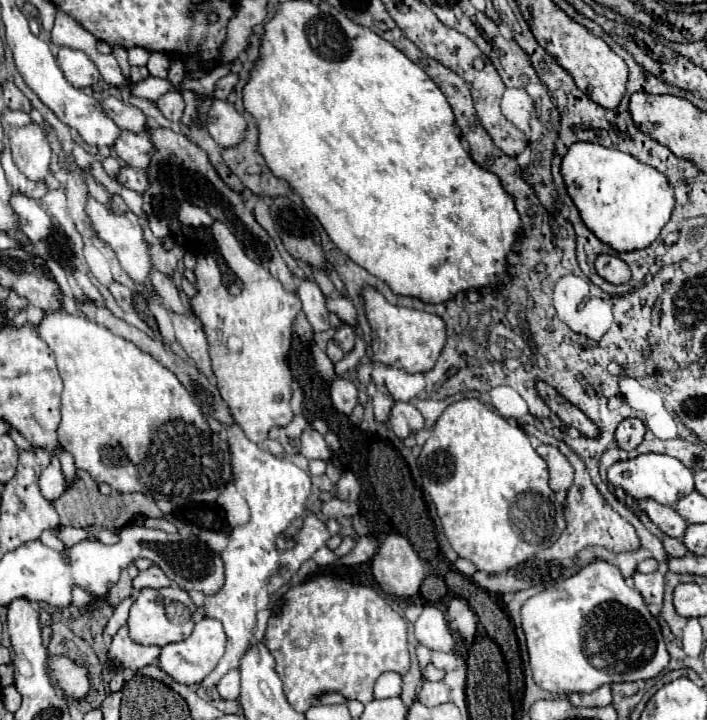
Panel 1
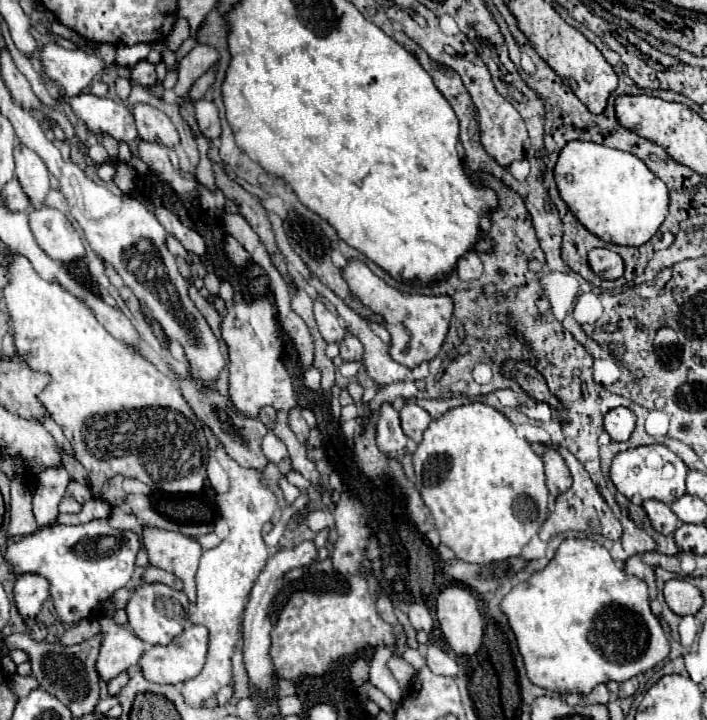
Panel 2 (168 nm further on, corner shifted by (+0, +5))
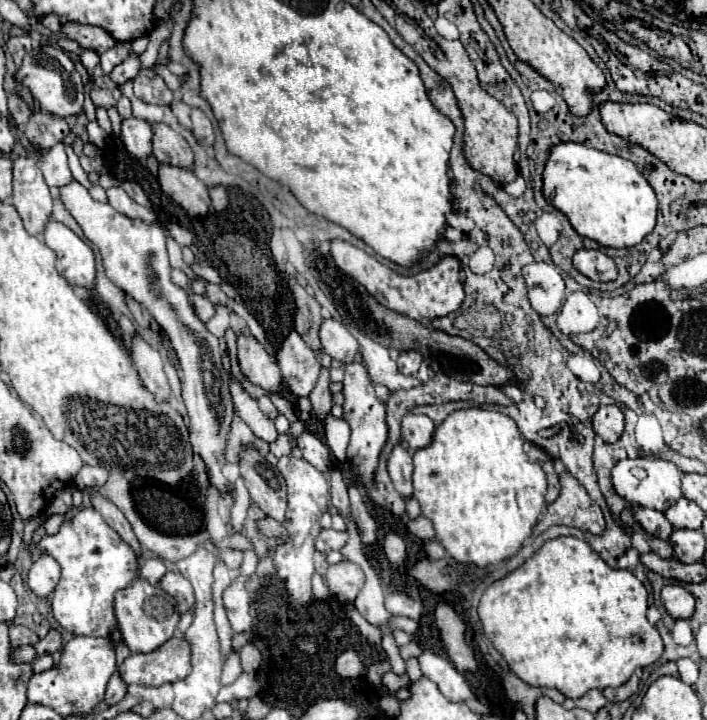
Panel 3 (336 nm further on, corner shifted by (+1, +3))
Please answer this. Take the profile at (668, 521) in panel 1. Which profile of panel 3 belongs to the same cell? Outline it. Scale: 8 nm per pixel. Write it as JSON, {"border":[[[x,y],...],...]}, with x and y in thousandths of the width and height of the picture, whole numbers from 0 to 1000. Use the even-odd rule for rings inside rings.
{"border":[[[902,704],[897,713],[900,724],[908,729],[908,735],[925,746],[934,749],[945,749],[950,740],[950,729],[948,724],[942,724],[939,713],[928,710],[928,707],[917,707],[917,704]]]}

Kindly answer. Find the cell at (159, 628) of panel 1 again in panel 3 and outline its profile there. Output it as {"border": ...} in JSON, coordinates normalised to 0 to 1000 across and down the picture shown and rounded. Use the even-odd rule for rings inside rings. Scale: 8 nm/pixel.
{"border":[[[198,801],[190,804],[184,815],[170,818],[161,826],[161,854],[167,863],[167,874],[173,879],[173,888],[187,907],[212,907],[223,901],[246,882],[255,860],[246,832],[238,824],[232,824],[226,815],[218,815]]]}

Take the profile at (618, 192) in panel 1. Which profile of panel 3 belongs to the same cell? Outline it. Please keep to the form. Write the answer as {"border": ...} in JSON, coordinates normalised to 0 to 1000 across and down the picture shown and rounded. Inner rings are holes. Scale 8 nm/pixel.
{"border":[[[786,199],[778,204],[767,240],[769,276],[795,293],[812,321],[846,335],[851,343],[902,340],[928,313],[931,279],[919,254],[894,224],[820,199]]]}

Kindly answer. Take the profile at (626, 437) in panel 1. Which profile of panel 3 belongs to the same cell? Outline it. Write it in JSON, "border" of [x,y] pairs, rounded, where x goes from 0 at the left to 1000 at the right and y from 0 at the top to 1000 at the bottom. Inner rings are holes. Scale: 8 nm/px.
{"border":[[[851,563],[837,579],[837,596],[857,615],[874,613],[874,607],[880,604],[880,596],[883,596],[883,579],[880,579],[877,565]]]}

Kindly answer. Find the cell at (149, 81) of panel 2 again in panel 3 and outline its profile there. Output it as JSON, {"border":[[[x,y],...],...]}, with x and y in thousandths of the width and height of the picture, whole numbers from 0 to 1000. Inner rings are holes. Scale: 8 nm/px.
{"border":[[[201,96],[190,107],[190,129],[198,140],[215,146],[240,146],[246,138],[246,129],[218,96]]]}

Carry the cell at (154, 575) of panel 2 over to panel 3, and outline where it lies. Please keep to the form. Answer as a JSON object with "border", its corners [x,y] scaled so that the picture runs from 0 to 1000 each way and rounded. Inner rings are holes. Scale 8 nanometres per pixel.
{"border":[[[238,793],[238,796],[232,799],[226,815],[229,815],[238,826],[243,826],[243,829],[249,832],[255,851],[263,851],[263,849],[274,846],[274,840],[277,840],[274,818],[272,818],[272,813],[269,813],[255,796]]]}

